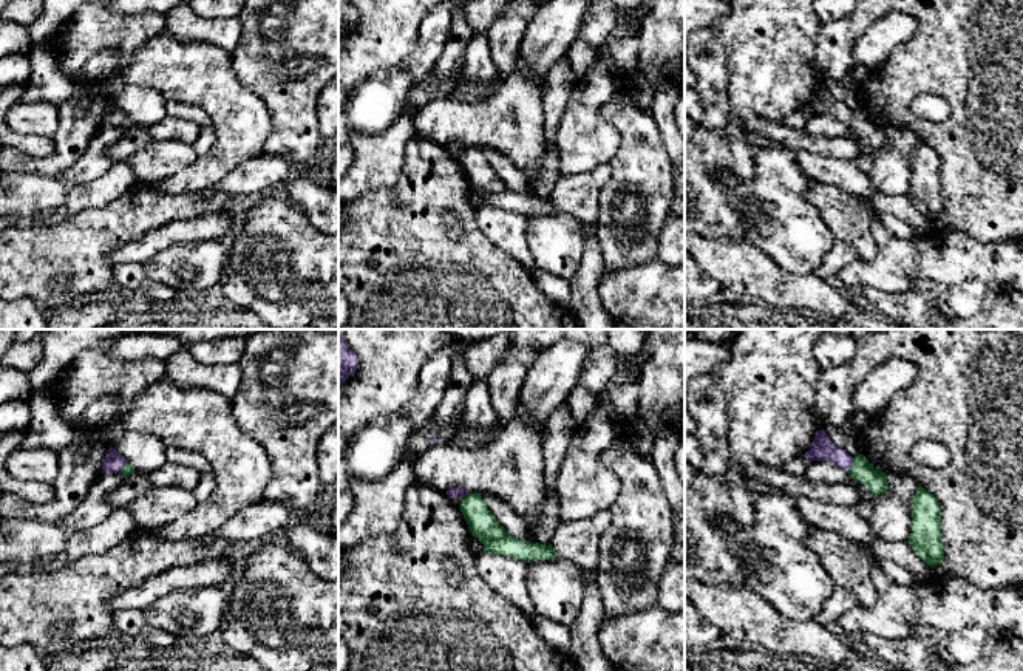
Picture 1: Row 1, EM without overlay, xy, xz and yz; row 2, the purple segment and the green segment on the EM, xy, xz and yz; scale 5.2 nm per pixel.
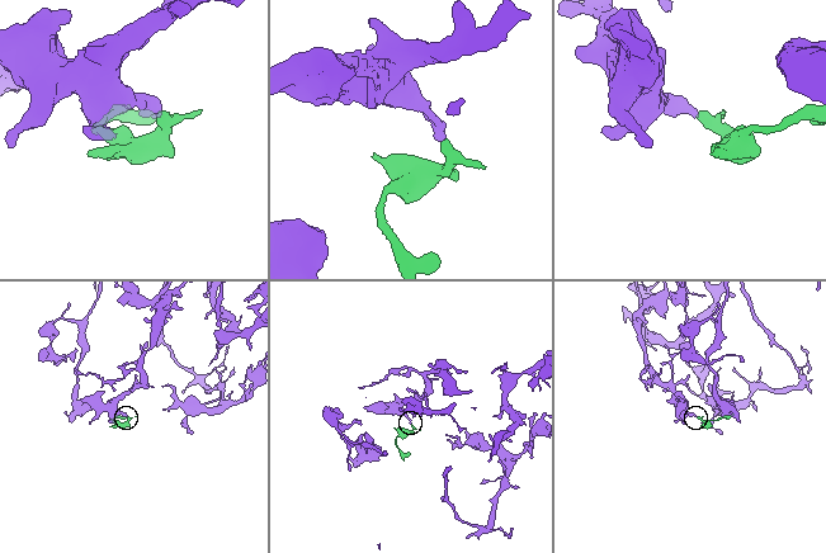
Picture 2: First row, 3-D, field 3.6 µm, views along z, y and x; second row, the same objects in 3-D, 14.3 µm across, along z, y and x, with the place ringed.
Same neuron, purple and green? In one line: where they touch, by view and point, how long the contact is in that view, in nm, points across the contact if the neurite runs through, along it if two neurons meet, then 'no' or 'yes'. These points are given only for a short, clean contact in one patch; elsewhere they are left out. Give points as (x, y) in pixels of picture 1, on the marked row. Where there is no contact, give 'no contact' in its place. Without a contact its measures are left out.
meets purple in yz at (850, 466); contact 90 nm long; border along yz (853, 458), (852, 467), (847, 472); no

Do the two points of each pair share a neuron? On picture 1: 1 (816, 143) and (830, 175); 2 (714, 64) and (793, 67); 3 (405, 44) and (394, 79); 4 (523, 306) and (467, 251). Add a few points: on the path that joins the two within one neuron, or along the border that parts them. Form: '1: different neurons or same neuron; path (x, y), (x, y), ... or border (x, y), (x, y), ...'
1: different neurons; border (796, 150), (852, 161)
2: different neurons; border (711, 31), (723, 47), (727, 57), (727, 101)
3: different neurons; border (419, 34), (397, 65), (365, 79)
4: same neuron; path (509, 292), (481, 265)

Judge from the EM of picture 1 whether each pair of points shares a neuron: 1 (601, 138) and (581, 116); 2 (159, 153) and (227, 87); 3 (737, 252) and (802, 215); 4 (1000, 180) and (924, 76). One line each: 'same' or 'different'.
1: same
2: different
3: different
4: same

